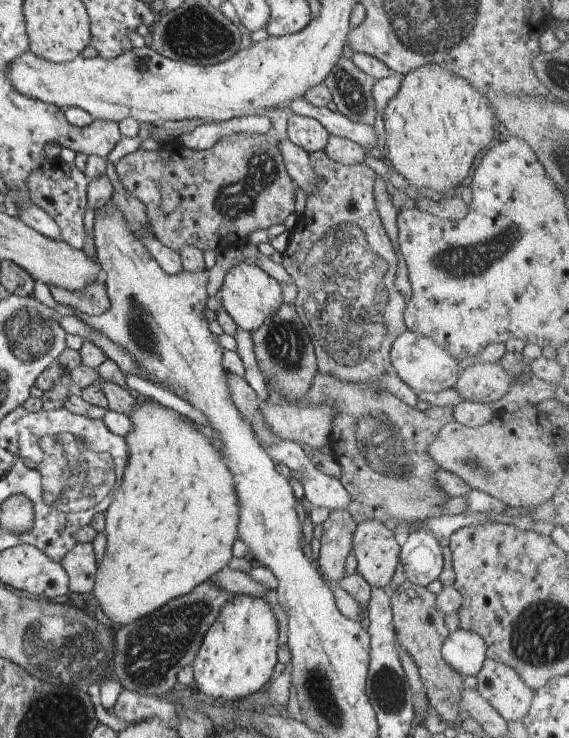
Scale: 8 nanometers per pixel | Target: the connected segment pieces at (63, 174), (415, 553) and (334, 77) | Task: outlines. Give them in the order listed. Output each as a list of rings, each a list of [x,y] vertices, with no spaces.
[[[60,156],[44,160],[28,175],[26,184],[29,198],[46,214],[49,214],[60,227],[64,241],[75,249],[81,249],[86,238],[84,216],[86,214],[86,187],[90,180],[76,165],[66,163]]]
[[[428,530],[412,531],[401,541],[399,560],[412,584],[426,587],[444,568],[443,541]]]
[[[342,55],[323,83],[330,88],[334,104],[344,116],[373,126],[375,116],[384,112],[377,110],[372,96],[376,81],[360,70],[352,58]]]

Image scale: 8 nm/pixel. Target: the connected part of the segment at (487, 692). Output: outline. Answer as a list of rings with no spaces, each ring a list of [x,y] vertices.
[[[486,657],[476,678],[476,689],[480,696],[487,700],[504,720],[521,720],[529,711],[534,690],[510,665]]]

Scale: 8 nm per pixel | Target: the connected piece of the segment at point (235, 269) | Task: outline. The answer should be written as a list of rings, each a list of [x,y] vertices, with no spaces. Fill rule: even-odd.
[[[244,260],[236,262],[224,276],[219,296],[226,312],[237,326],[249,333],[258,330],[283,303],[280,283],[266,274],[258,265]]]

